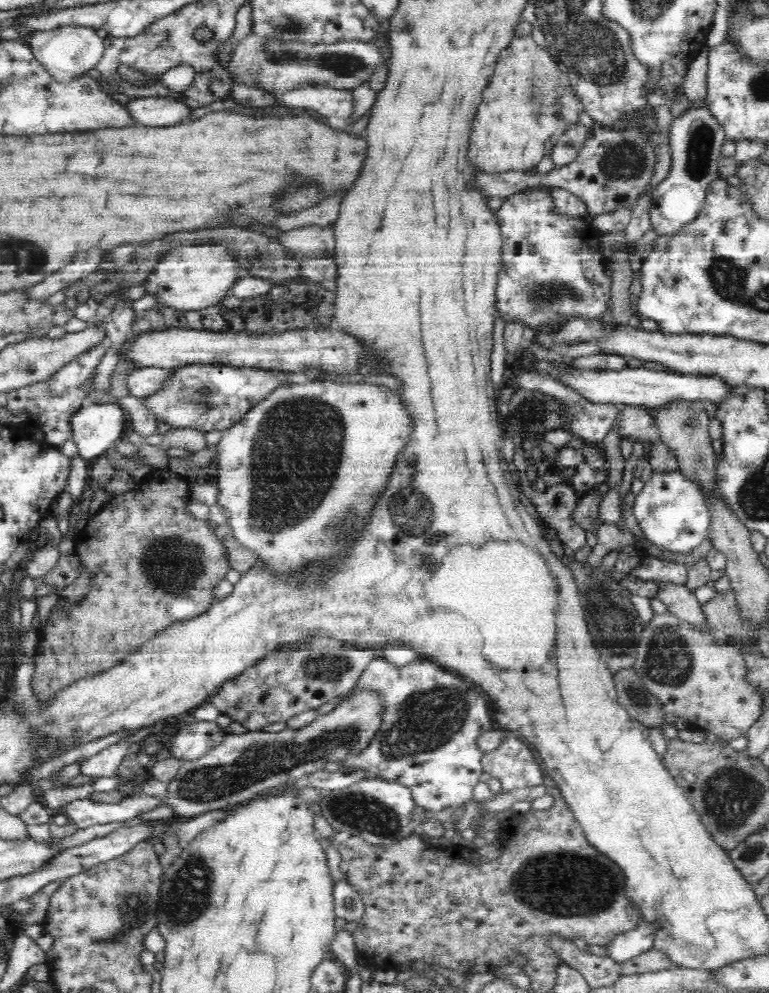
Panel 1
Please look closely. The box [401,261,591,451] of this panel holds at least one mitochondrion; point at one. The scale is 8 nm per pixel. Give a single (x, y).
(540, 294)

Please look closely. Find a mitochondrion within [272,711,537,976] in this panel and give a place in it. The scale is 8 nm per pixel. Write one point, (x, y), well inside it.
(360, 813)

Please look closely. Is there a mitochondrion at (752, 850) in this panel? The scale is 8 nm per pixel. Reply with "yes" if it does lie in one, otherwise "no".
yes

